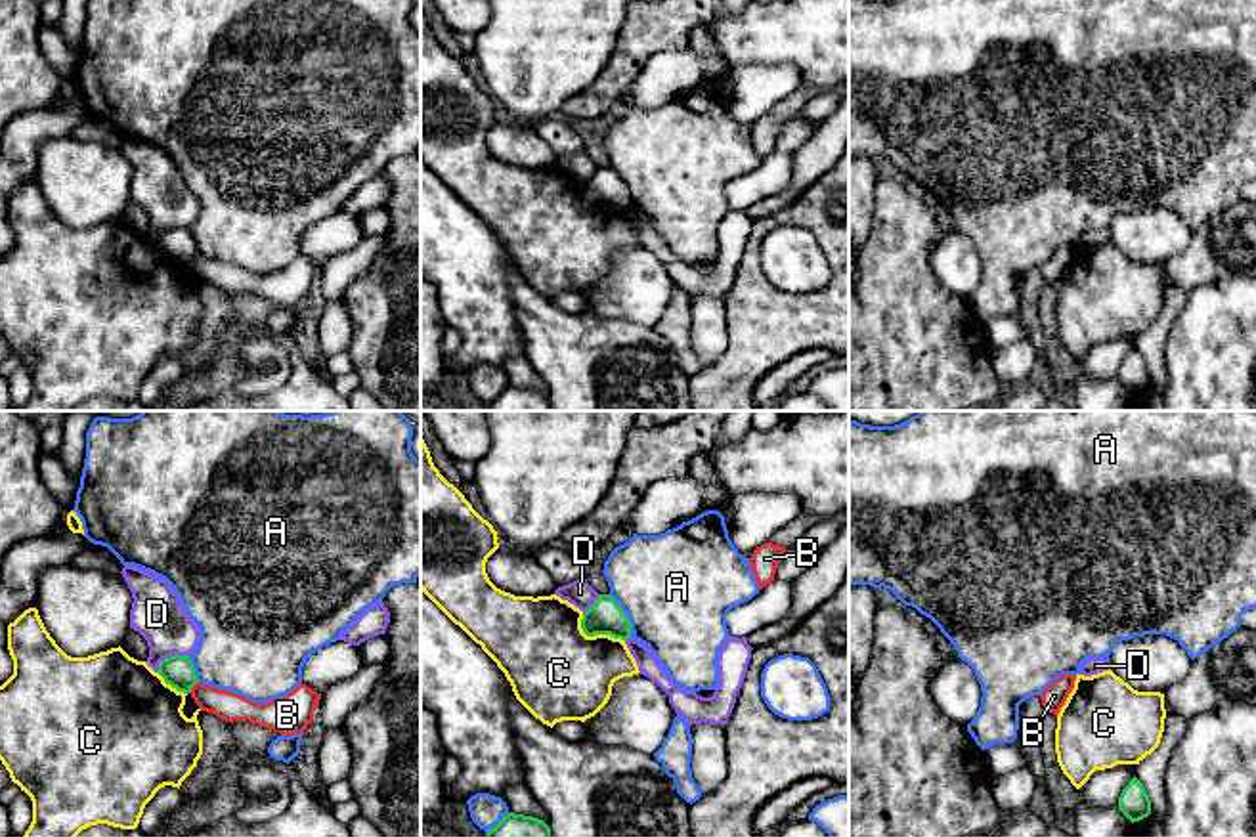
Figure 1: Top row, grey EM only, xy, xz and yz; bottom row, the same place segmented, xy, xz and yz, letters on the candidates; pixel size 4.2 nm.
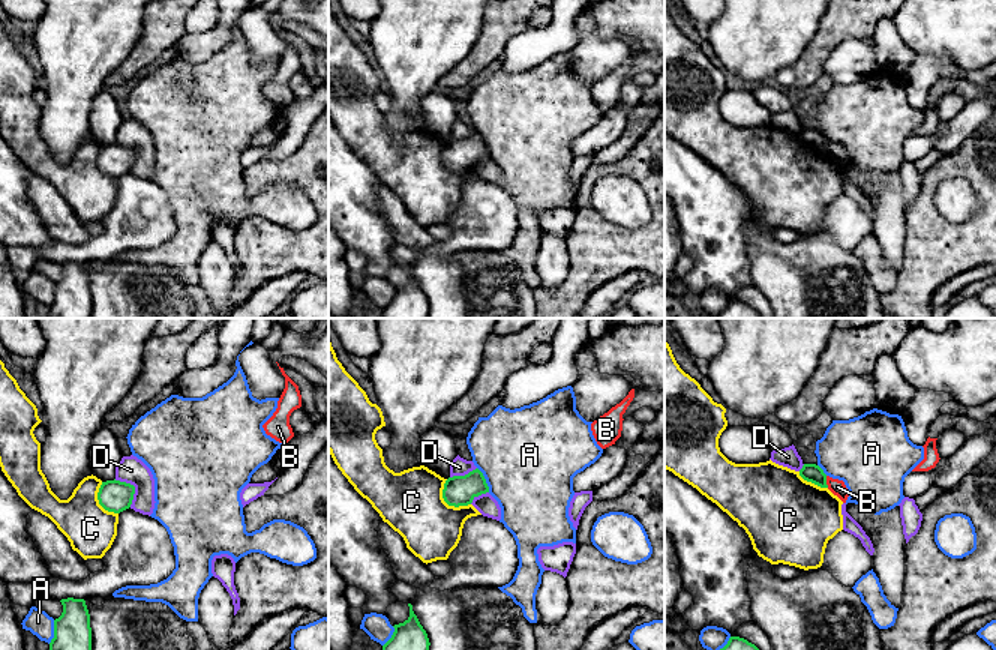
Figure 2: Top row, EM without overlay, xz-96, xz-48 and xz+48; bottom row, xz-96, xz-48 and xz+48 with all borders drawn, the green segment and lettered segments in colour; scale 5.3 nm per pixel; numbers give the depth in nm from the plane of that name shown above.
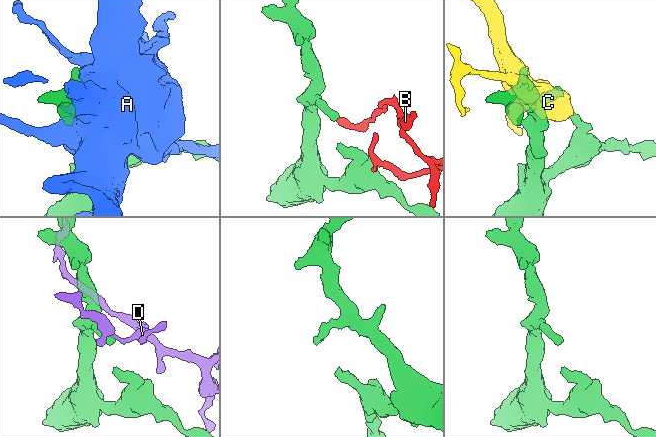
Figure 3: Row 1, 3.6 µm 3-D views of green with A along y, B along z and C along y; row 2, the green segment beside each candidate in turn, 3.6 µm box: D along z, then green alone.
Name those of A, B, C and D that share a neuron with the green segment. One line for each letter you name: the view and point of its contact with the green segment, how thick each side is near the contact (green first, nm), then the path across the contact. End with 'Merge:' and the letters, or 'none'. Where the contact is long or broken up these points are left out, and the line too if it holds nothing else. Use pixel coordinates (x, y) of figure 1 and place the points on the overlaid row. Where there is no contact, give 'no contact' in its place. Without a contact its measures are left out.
Merge: none

